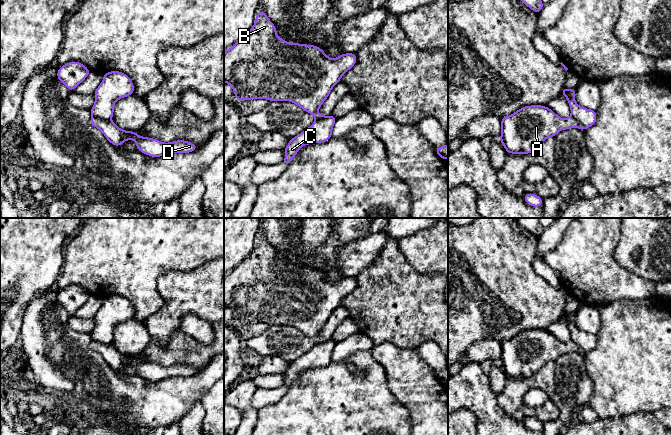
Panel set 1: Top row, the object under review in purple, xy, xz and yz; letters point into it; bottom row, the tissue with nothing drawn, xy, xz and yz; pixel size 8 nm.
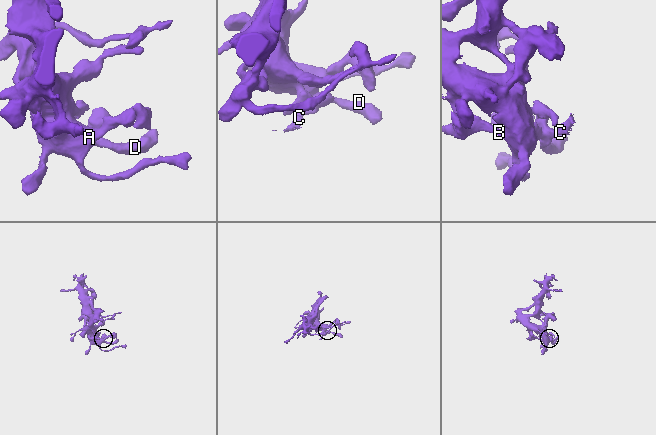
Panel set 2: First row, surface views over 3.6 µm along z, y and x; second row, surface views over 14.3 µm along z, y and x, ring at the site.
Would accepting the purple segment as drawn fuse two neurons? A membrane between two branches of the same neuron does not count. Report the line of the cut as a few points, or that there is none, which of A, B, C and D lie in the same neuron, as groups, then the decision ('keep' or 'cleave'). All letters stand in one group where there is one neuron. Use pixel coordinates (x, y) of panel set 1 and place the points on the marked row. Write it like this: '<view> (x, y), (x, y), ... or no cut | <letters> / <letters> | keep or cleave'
xy (92, 116), (109, 121) | A B D / C | cleave

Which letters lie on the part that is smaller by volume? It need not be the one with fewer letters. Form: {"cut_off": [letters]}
{"cut_off": ["C"]}

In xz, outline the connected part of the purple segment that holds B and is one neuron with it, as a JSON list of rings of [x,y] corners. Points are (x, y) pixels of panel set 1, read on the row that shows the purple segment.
[[[257,11],[253,27],[224,52],[224,82],[229,84],[238,101],[251,99],[267,99],[269,101],[290,101],[305,112],[314,115],[315,120],[324,118],[317,111],[328,98],[332,88],[340,82],[341,77],[357,62],[356,53],[344,53],[335,59],[328,57],[325,52],[315,45],[289,43],[277,36],[275,25],[264,11]]]

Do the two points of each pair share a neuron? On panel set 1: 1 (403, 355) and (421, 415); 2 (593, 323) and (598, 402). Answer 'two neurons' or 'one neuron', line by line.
1: one neuron
2: two neurons

